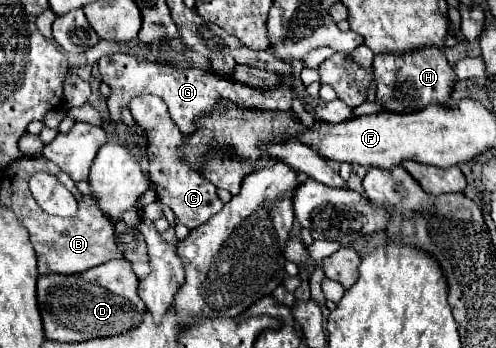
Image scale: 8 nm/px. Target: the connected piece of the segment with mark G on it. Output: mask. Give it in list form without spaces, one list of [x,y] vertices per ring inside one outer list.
[[[114,53],[114,55],[106,55],[100,57],[98,61],[98,71],[102,81],[112,89],[112,95],[108,99],[108,111],[110,111],[110,121],[114,125],[122,123],[122,111],[128,109],[130,99],[138,97],[138,95],[156,95],[160,97],[166,105],[168,111],[174,119],[174,123],[178,123],[180,131],[184,135],[190,135],[196,129],[196,119],[204,113],[210,113],[216,105],[216,101],[220,99],[228,99],[232,103],[240,103],[246,109],[282,109],[288,111],[290,103],[292,103],[292,93],[290,87],[282,83],[282,87],[274,89],[274,91],[256,91],[256,89],[246,89],[244,93],[238,93],[238,85],[236,81],[228,81],[222,79],[210,71],[202,71],[202,69],[176,69],[170,63],[162,63],[162,61],[154,61],[154,59],[144,59],[144,57],[134,57],[134,55],[124,55],[124,53]]]

